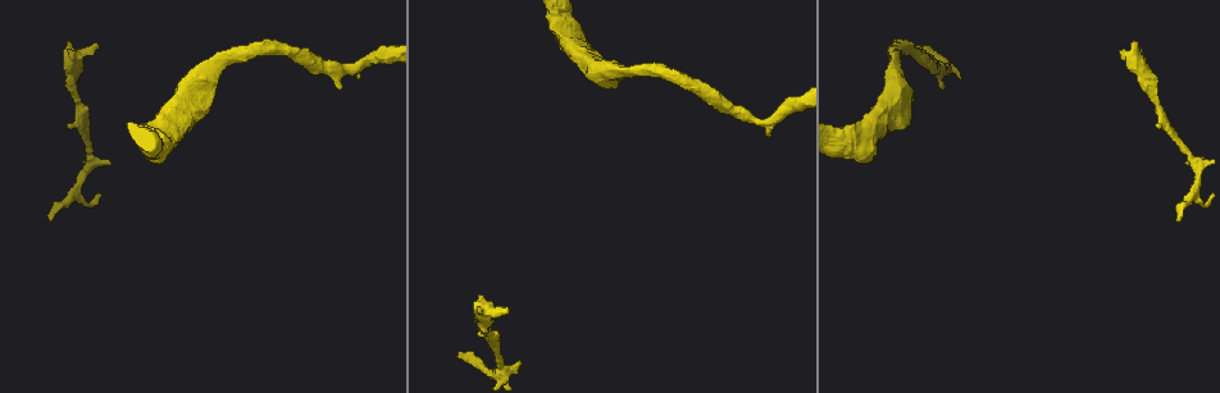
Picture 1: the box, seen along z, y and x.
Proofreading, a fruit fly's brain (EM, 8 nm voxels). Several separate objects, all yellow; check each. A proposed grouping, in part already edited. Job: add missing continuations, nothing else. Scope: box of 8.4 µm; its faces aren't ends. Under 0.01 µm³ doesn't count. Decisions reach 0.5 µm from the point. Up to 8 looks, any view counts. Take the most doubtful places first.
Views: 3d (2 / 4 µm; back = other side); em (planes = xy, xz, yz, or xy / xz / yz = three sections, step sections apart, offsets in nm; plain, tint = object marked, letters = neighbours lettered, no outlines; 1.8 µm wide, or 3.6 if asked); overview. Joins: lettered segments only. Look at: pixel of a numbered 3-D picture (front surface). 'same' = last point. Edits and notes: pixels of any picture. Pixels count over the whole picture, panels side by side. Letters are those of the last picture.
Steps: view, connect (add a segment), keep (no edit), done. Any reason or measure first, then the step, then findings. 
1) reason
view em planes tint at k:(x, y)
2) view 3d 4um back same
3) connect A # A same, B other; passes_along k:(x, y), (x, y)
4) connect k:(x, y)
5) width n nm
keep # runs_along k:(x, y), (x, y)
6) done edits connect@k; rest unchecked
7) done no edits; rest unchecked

free end
view em planes letters at 1:(459, 353)

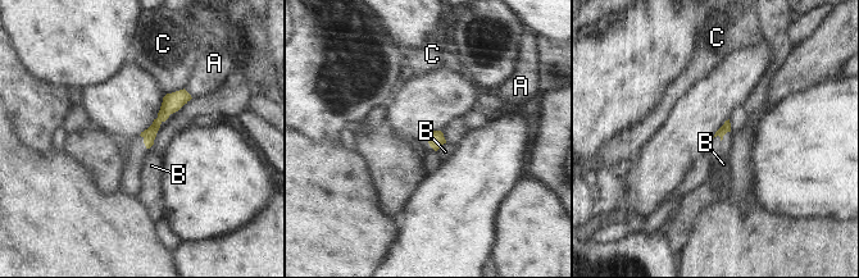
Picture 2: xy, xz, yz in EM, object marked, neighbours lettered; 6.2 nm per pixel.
longest_contact C 120 nm
keep # A other, B other, C other; border 2:(446, 142), (436, 150); no lettered segment goes on from it

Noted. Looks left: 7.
branch stops here
view 3d 4um at 1:(509, 312)

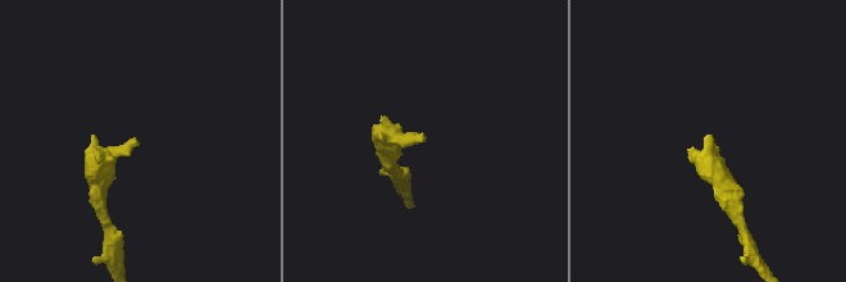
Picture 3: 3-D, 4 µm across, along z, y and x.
view em planes plain at 3:(425, 139)

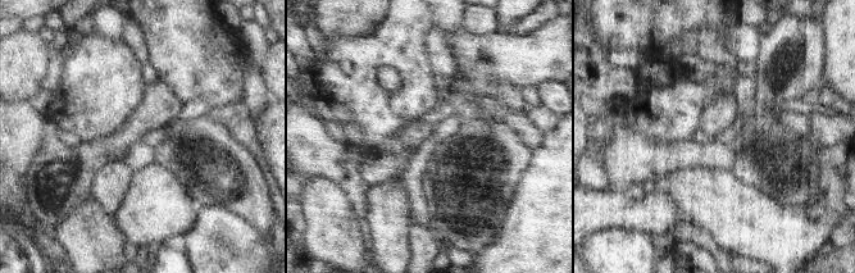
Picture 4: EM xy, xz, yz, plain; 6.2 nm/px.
what lies round it
view em planes letters same

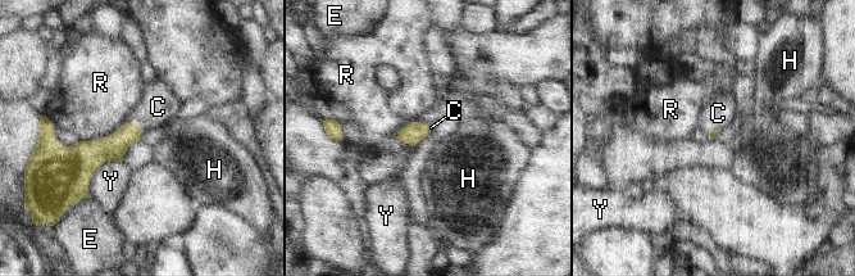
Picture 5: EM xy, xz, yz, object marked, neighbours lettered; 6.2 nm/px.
connect C # C same, E other, H other, R other, Y other; passes_along 5:(112, 148), (137, 125), (158, 107); the neuron continues

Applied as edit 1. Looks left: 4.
redraw
view overview

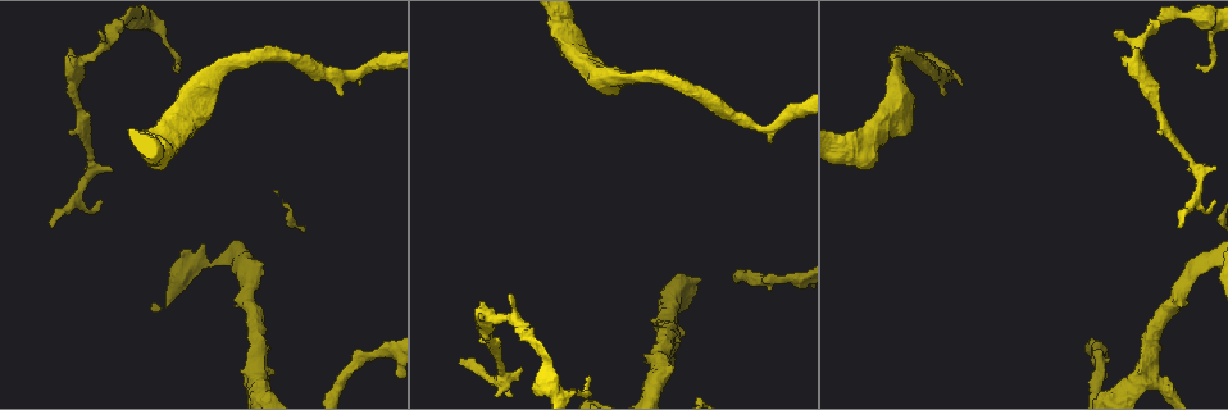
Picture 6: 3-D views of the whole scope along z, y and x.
branch stops here
view em planes tint at 6:(1199, 69)

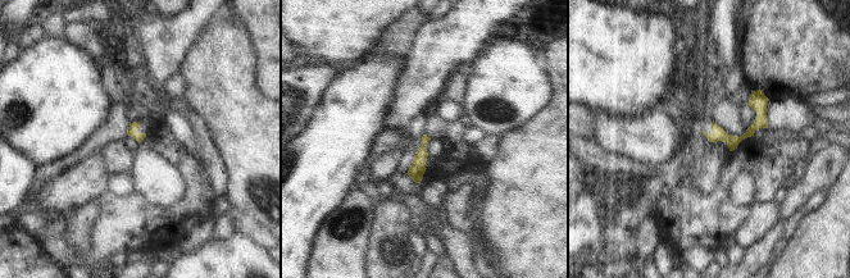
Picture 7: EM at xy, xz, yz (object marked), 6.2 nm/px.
see the neighbours
view em planes letters same

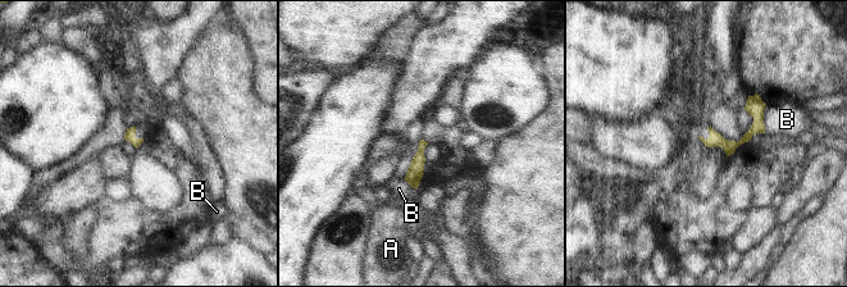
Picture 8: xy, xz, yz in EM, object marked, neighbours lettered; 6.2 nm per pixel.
keep # A other, B other; runs_along 8:(756, 98), (756, 127), (745, 139), (707, 142); no lettered segment goes on from it

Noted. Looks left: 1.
done edits connect@5; rest unchecked

